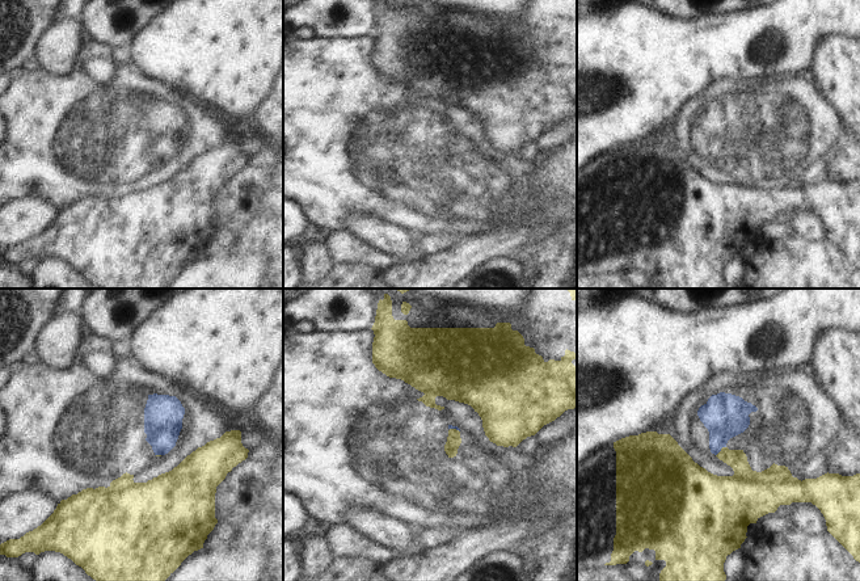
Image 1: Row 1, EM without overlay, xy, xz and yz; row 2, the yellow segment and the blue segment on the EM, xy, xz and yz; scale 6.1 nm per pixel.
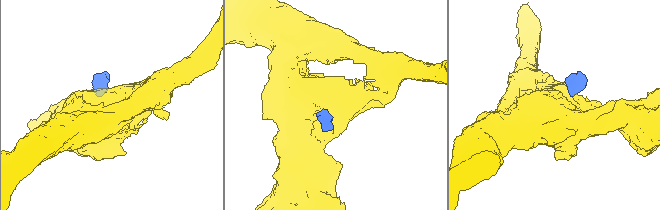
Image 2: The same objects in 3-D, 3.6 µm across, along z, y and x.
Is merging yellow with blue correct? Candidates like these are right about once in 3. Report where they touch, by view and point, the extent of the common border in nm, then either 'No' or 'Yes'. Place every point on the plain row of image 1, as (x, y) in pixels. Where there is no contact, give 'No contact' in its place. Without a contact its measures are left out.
Touches yellow at yz (721, 156). Shared border 90 nm. No.

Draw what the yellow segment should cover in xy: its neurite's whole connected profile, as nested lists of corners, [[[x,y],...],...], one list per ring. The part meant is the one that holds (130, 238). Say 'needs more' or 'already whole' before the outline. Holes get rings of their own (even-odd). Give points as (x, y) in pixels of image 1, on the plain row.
already whole | [[[225,138],[220,144],[207,148],[187,161],[172,177],[147,189],[135,189],[134,181],[123,180],[108,194],[87,194],[62,206],[54,219],[37,235],[20,245],[0,250],[0,261],[18,264],[25,258],[39,261],[45,257],[60,258],[81,273],[98,289],[164,289],[194,257],[203,254],[207,241],[214,236],[216,193],[239,169],[248,164],[249,156],[241,150],[241,138]]]

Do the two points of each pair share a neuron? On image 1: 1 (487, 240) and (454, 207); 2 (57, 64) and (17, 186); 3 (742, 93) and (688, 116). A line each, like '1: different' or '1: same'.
1: different
2: different
3: same

